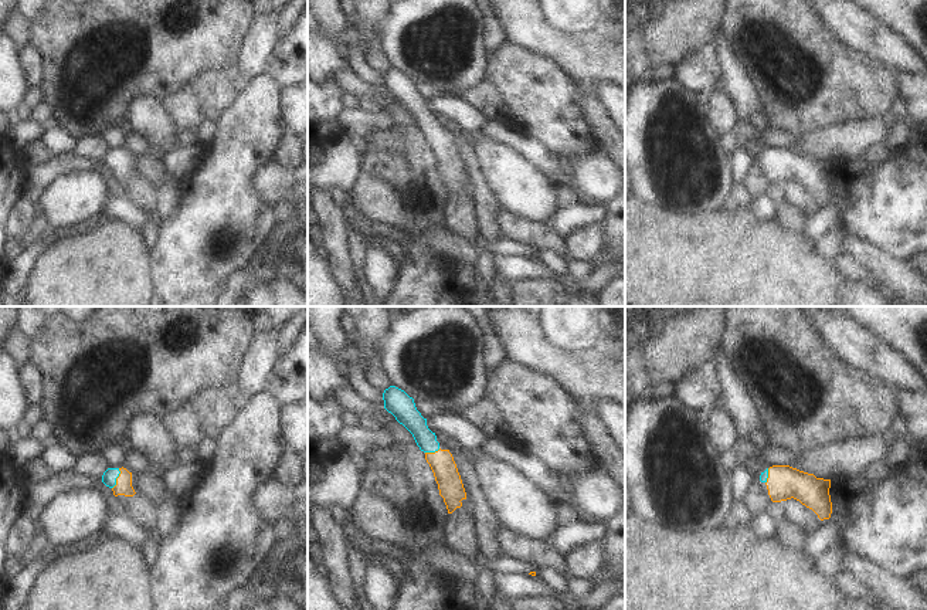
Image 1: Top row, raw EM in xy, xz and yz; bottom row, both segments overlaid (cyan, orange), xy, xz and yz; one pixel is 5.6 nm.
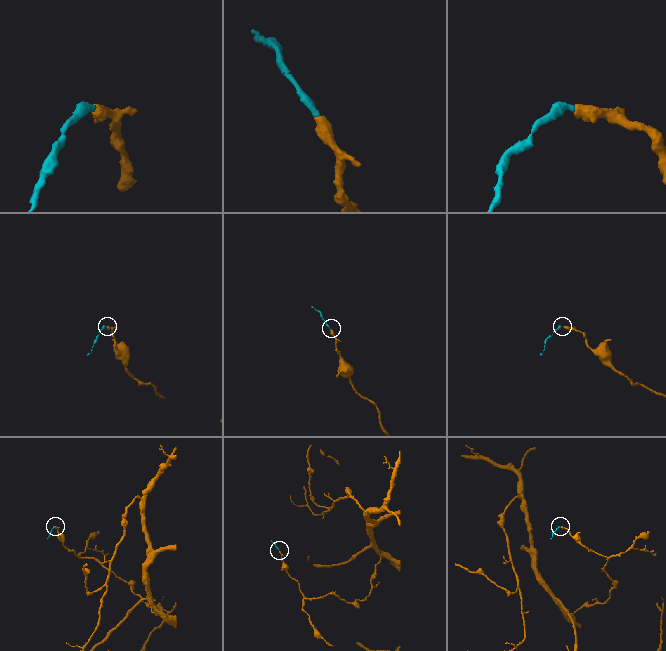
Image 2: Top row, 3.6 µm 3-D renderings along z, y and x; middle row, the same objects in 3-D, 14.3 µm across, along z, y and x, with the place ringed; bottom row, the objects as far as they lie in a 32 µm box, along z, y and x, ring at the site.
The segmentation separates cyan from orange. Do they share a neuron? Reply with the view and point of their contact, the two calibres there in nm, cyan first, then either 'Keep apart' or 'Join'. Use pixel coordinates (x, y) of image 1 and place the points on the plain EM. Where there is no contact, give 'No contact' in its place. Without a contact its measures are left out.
Touches cyan at xy (116, 159). Thickness 80 nm (cyan) against 100 nm. Join.

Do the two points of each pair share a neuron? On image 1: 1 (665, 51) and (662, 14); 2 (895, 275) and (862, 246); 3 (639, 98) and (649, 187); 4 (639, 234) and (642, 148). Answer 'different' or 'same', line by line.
1: same
2: same
3: same
4: different

